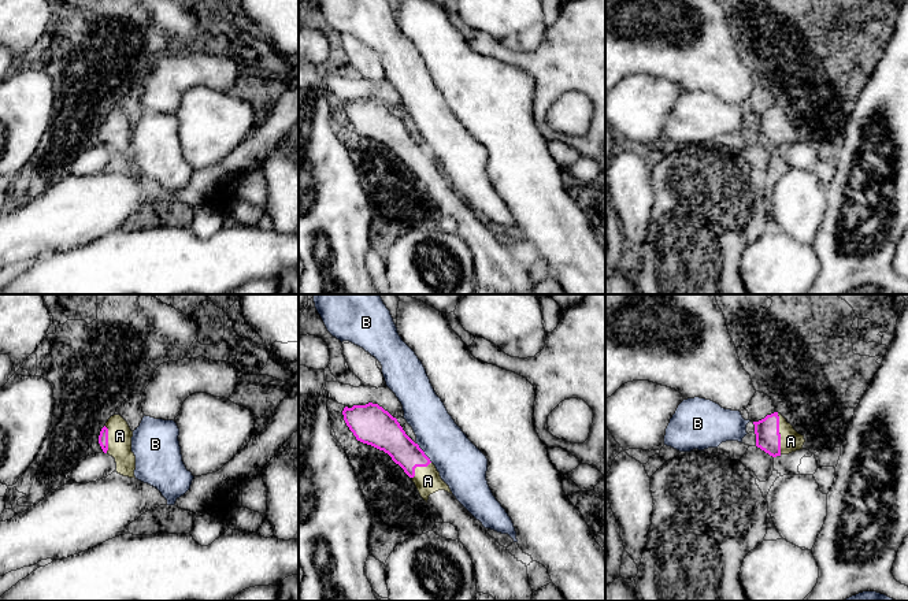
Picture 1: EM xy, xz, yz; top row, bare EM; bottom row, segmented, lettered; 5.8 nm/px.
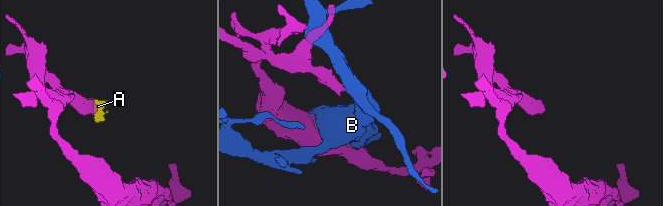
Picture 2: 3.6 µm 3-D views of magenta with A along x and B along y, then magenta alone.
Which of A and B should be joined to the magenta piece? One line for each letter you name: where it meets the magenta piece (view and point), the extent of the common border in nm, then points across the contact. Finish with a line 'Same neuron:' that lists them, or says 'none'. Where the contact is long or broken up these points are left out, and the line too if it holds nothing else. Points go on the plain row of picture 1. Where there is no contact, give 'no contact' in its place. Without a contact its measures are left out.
A: contact yz (779, 128); length 240 nm; way yz (767, 123), (779, 128), (790, 134)
Same neuron: A

